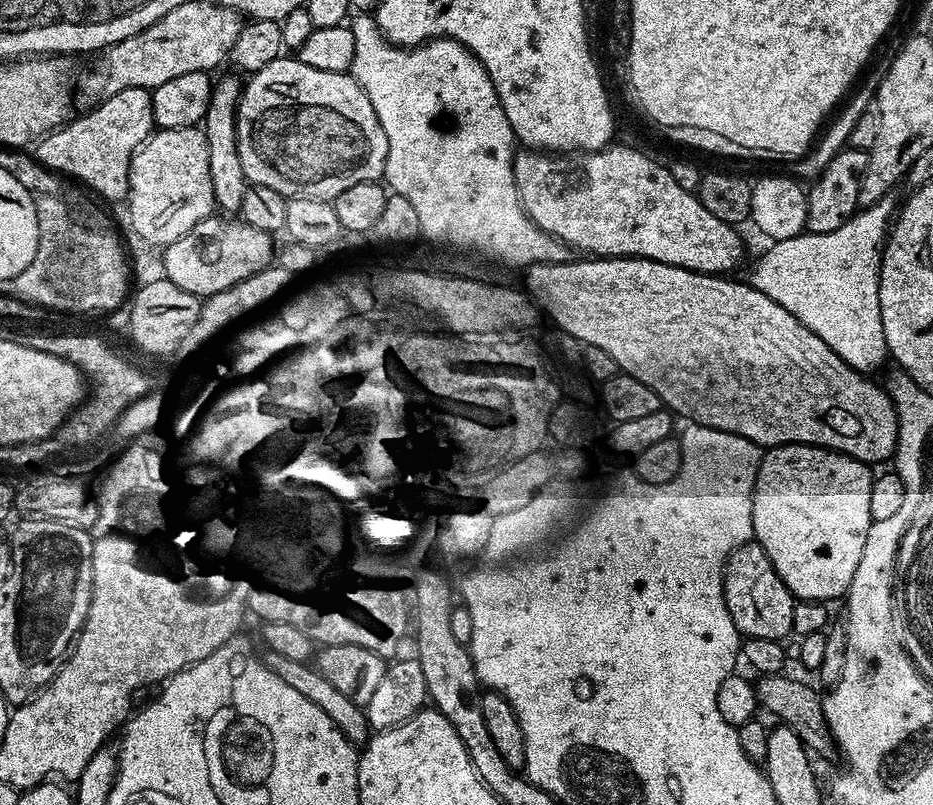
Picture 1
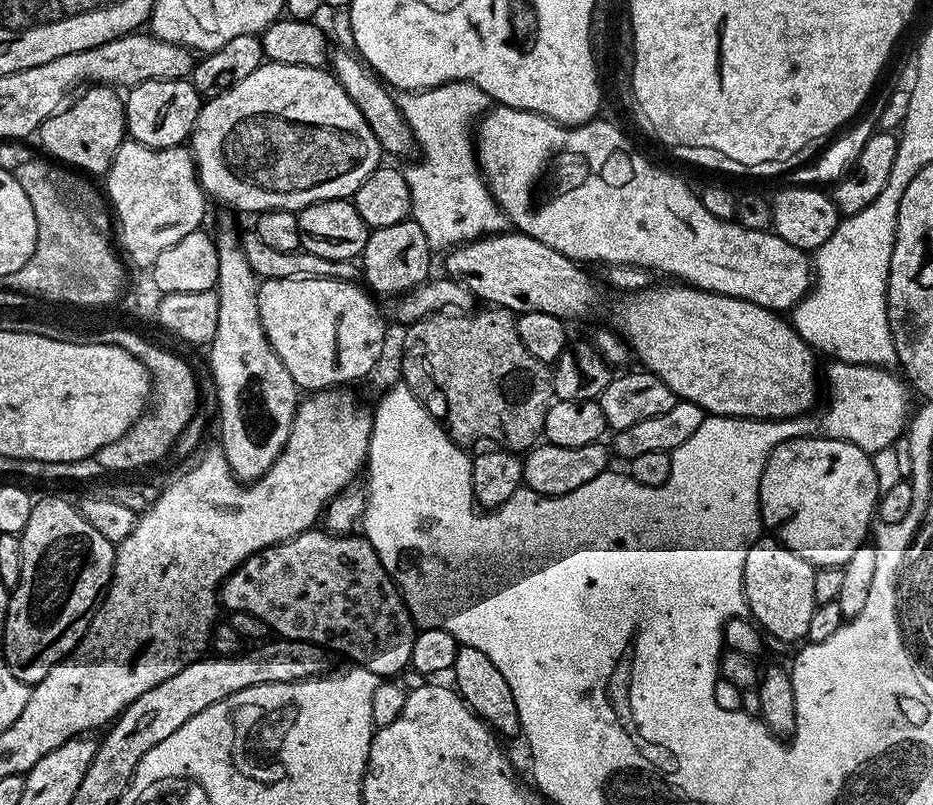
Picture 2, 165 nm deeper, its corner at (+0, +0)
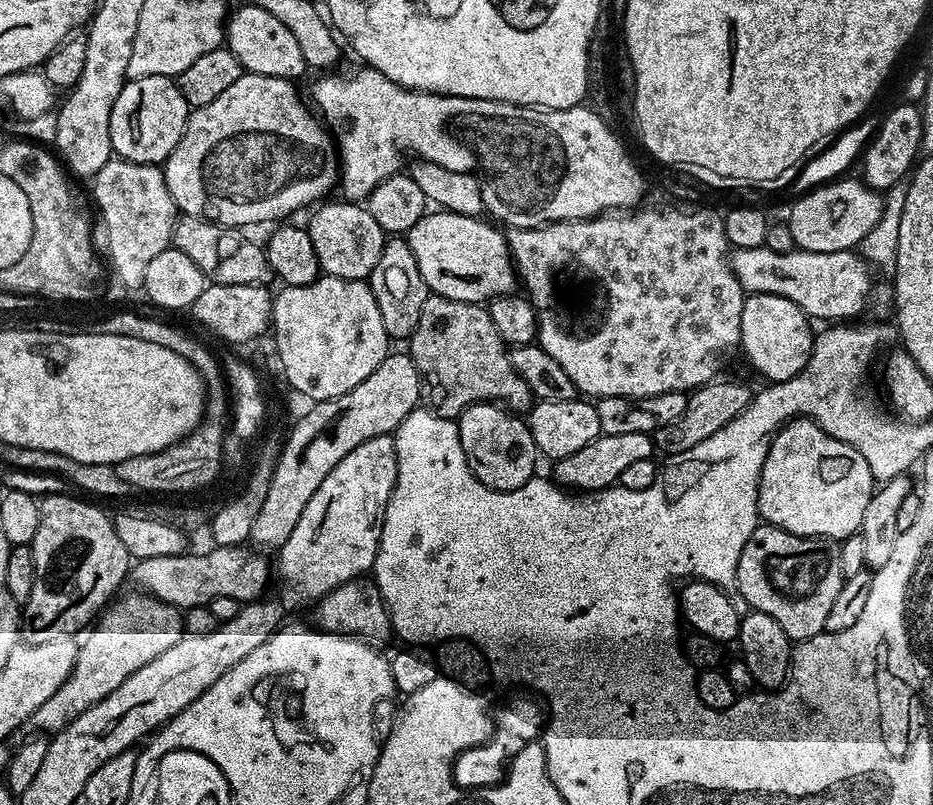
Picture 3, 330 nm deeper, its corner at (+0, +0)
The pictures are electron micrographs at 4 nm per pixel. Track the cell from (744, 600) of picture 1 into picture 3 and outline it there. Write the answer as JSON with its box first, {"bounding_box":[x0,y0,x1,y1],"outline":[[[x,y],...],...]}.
{"bounding_box":[735,523,845,642],"outline":[[[761,523],[750,534],[746,546],[742,546],[735,591],[740,592],[739,599],[744,599],[751,611],[770,614],[786,630],[789,640],[799,642],[824,632],[826,618],[845,579],[839,543],[819,536],[790,534]]]}

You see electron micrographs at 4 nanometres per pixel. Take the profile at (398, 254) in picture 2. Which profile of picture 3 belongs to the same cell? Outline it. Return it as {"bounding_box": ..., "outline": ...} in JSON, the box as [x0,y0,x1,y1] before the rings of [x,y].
{"bounding_box":[366,239,430,341],"outline":[[[385,239],[382,258],[378,258],[378,266],[374,266],[372,275],[368,277],[366,283],[374,294],[374,302],[378,302],[378,314],[382,314],[382,326],[389,341],[407,341],[418,326],[418,314],[422,314],[422,302],[426,302],[430,294],[418,270],[418,262],[414,262],[414,254],[407,239]]]}

